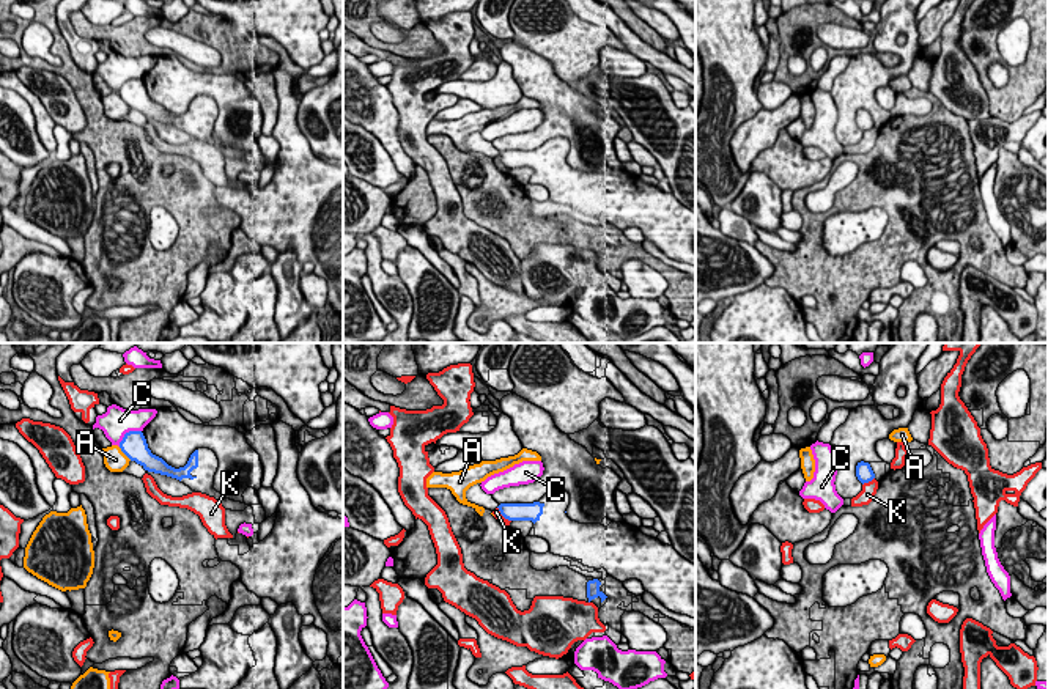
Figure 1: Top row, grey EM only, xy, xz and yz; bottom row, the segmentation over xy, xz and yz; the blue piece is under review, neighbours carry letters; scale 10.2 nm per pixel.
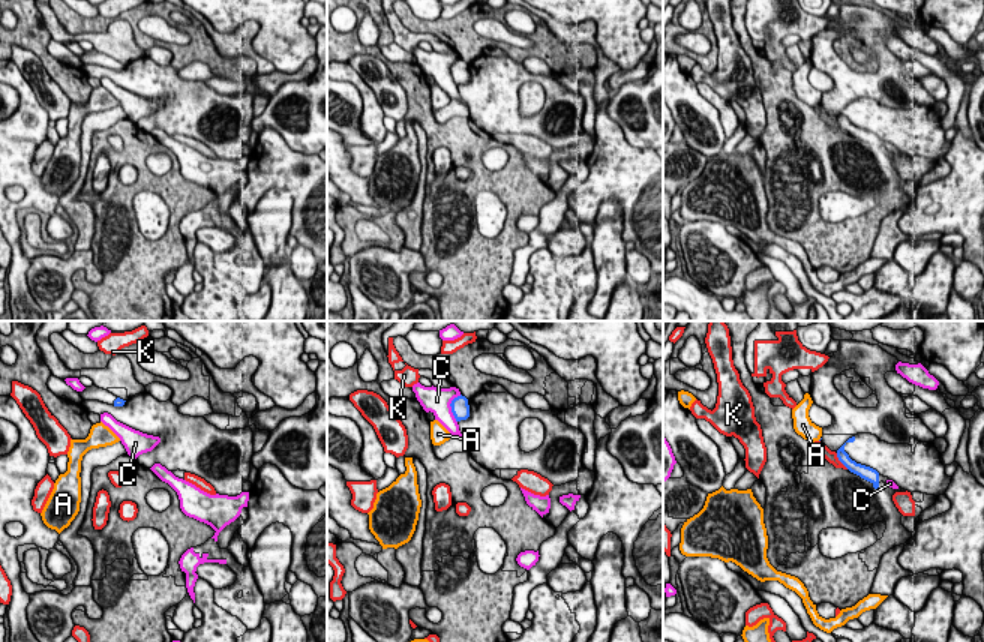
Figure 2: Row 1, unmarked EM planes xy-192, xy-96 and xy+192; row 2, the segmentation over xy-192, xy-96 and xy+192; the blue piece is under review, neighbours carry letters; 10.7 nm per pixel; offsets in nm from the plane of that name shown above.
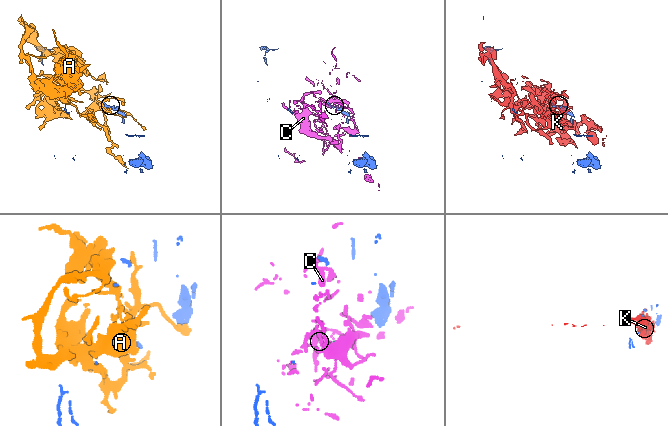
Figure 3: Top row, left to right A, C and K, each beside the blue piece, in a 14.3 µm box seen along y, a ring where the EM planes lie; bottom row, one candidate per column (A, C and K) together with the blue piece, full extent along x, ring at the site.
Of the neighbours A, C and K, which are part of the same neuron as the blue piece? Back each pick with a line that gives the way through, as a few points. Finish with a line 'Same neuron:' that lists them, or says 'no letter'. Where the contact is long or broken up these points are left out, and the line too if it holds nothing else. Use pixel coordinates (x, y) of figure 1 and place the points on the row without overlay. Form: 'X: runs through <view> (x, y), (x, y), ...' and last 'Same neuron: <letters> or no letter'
Same neuron: no letter

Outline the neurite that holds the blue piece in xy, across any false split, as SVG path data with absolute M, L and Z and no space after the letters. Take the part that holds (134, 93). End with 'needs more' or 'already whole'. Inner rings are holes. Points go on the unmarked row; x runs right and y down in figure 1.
M129 79L120 90L121 99L140 112L145 118L167 123L179 127L195 140L214 145L225 157L244 159L247 154L253 156L255 171L266 168L263 153L245 153L230 148L214 137L214 123L219 115L216 101L209 96L197 96L184 115L175 116L162 105L151 101L142 79Z; needs more

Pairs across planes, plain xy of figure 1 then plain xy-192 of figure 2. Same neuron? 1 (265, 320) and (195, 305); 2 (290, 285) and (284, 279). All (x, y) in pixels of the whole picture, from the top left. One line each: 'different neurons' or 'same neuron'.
1: different neurons
2: different neurons

